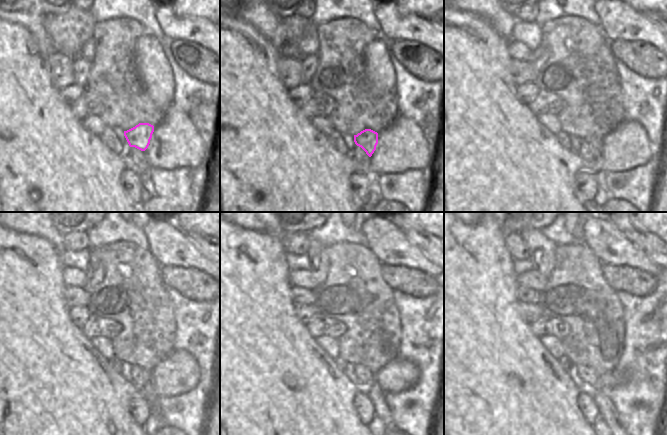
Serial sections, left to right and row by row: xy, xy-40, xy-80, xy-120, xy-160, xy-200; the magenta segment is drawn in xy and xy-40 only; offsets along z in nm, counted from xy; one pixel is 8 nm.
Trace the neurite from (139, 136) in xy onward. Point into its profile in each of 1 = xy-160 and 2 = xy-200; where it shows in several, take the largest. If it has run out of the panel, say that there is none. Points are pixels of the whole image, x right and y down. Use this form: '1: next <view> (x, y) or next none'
1: next xy-160 (374, 392)
2: next xy-200 (605, 406)

